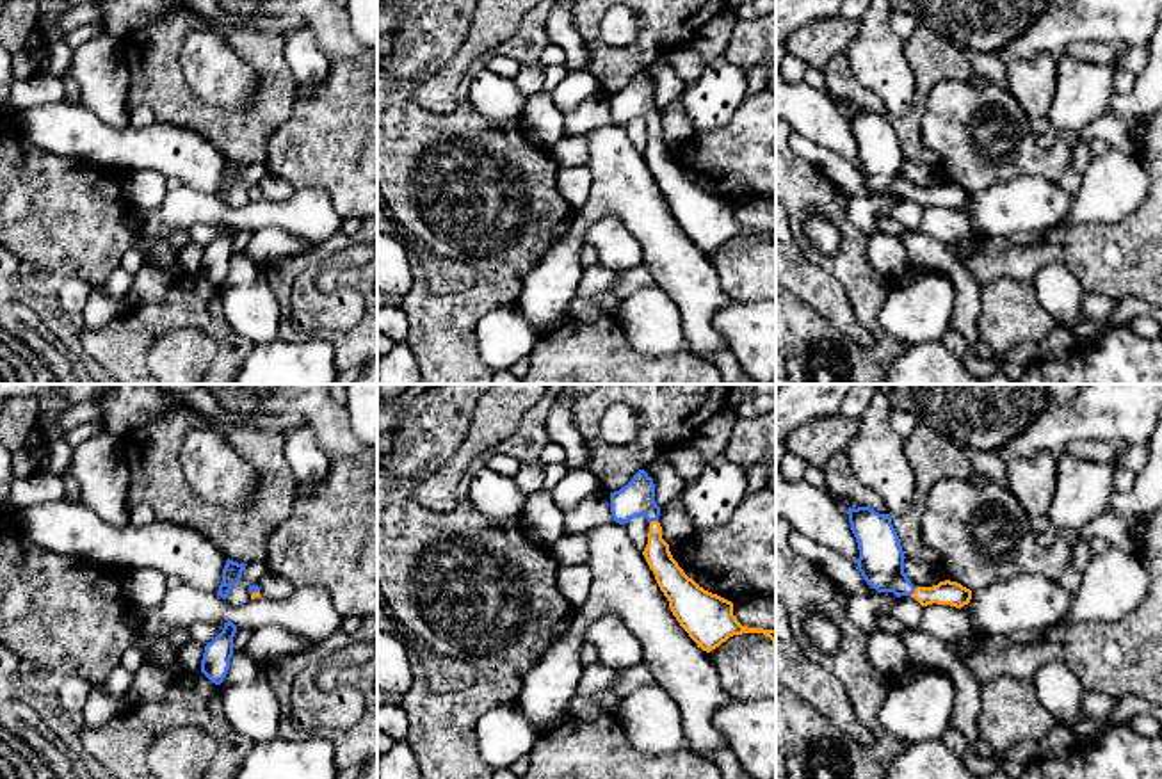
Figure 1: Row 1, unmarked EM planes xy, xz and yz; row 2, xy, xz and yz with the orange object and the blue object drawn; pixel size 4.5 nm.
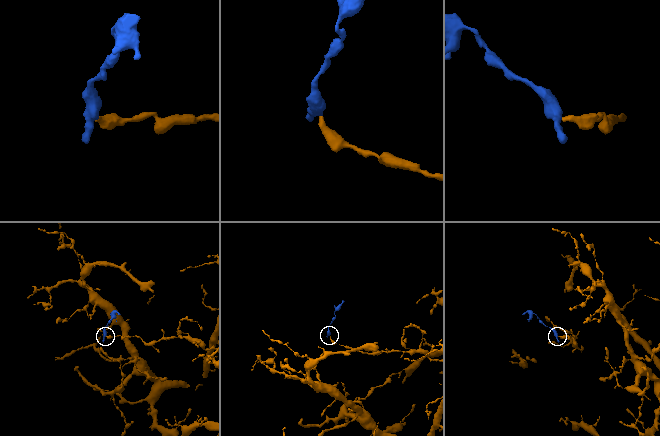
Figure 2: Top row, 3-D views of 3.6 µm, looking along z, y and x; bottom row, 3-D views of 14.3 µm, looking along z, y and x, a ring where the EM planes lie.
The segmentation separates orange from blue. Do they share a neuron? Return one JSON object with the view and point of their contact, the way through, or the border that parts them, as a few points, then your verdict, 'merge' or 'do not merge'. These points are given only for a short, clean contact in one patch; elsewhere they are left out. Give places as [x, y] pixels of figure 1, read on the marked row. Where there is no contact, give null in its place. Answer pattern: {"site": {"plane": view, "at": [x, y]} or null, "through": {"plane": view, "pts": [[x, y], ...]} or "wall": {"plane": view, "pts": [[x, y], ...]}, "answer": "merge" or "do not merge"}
{"site": {"plane": "xz", "at": [653, 522]}, "through": {"plane": "xz", "pts": [[668, 573], [657, 555], [653, 522], [652, 513], [637, 498]]}, "answer": "merge"}

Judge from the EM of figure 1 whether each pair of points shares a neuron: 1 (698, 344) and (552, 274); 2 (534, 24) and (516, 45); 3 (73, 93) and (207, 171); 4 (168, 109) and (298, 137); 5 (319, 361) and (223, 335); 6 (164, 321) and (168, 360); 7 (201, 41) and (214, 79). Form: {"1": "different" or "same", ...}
{"1": "same", "2": "same", "3": "different", "4": "different", "5": "different", "6": "different", "7": "same"}

